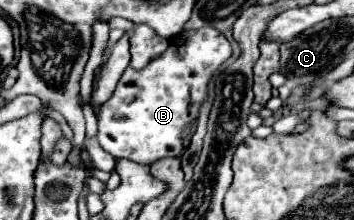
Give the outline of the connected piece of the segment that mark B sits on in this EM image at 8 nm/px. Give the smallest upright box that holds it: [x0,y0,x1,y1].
[99,27,231,165]

